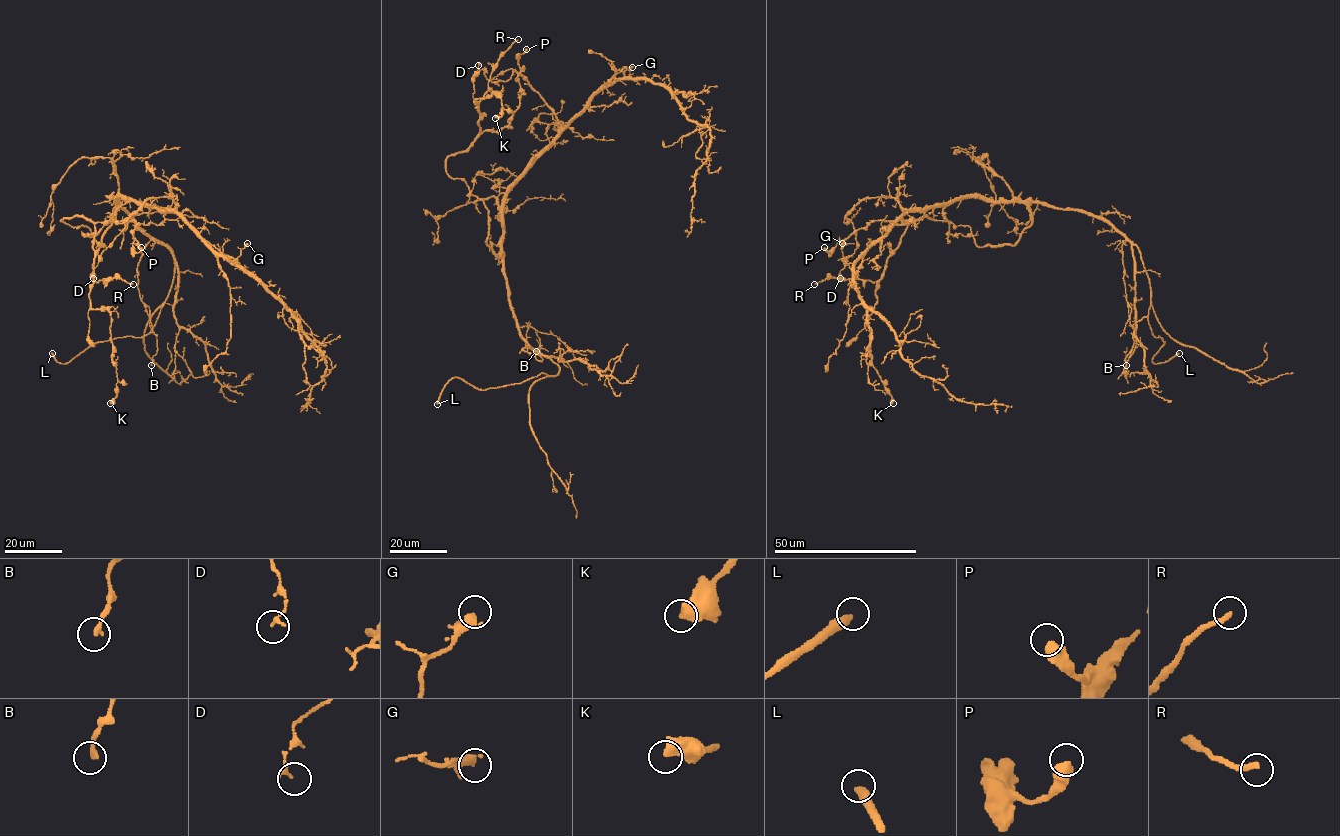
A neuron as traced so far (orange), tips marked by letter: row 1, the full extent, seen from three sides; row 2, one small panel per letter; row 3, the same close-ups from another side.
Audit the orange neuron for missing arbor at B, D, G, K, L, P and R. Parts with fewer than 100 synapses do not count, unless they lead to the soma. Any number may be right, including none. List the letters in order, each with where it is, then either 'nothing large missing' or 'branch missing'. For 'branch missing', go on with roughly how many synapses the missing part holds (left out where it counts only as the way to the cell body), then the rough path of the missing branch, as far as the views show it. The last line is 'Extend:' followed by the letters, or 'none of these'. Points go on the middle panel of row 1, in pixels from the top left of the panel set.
B: (536, 351) | nothing large missing
D: (478, 65) | nothing large missing
G: (632, 67) | nothing large missing
K: (495, 118) | nothing large missing
L: (437, 404) | branch missing
P: (526, 49) | nothing large missing
R: (518, 39) | nothing large missing
Extend: L

